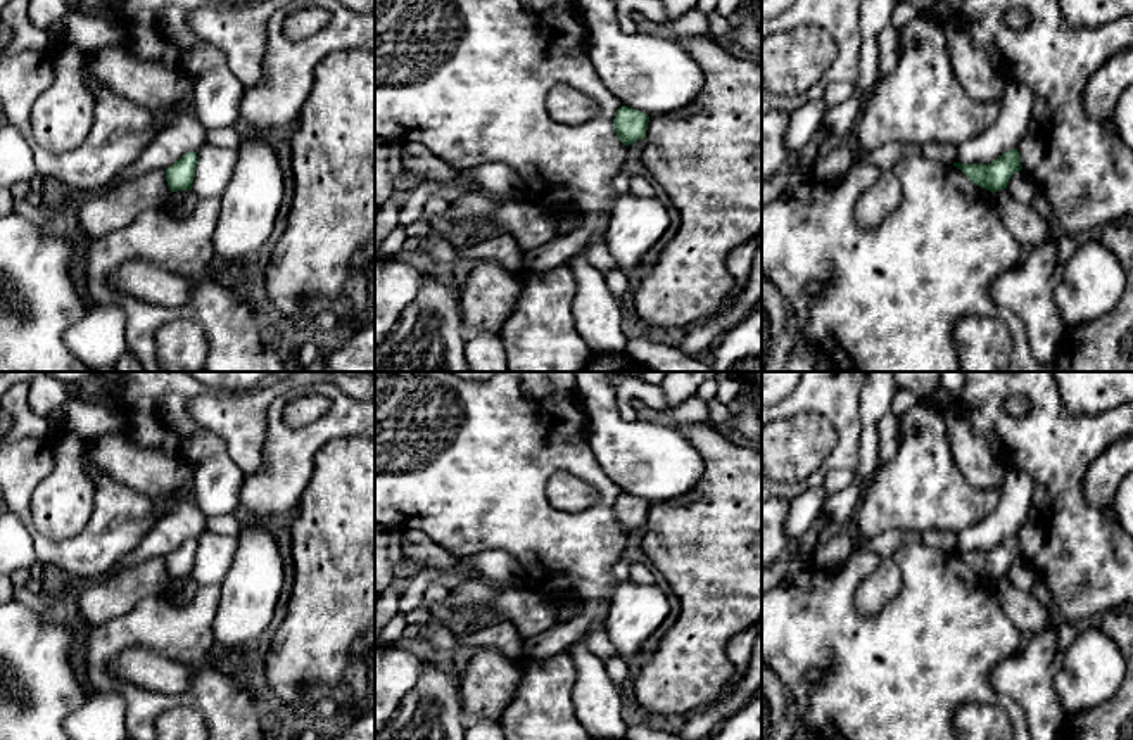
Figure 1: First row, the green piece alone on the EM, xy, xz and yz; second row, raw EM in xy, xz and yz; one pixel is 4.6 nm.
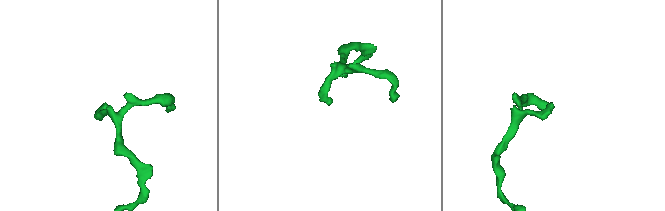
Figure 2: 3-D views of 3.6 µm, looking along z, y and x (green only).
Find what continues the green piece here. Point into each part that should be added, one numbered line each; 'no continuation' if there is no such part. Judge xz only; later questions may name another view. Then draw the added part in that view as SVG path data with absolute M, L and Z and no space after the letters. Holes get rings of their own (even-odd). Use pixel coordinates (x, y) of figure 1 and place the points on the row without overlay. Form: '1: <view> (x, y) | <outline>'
no continuation

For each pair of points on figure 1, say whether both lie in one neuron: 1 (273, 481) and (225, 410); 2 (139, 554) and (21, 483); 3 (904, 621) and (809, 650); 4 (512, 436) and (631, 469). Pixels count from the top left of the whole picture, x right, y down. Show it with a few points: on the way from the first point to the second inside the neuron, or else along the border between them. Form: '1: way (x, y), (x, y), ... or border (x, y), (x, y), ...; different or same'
1: border (268, 422), (263, 462), (246, 476); different
2: border (159, 519), (114, 569); different
3: way (879, 640), (833, 640); same
4: border (588, 421), (588, 445), (593, 457), (622, 491); different

